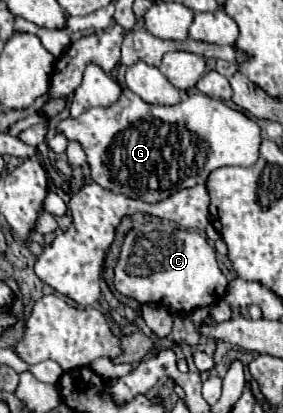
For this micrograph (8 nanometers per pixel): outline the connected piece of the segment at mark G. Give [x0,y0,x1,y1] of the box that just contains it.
[58,89,262,201]

